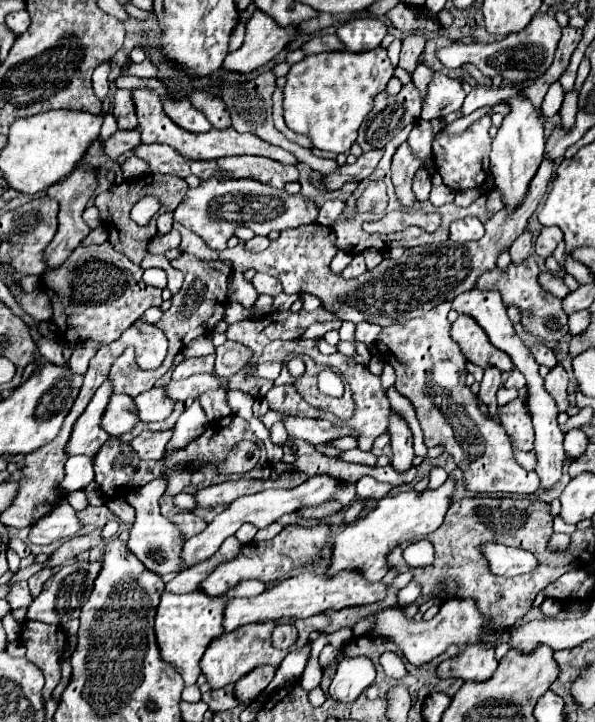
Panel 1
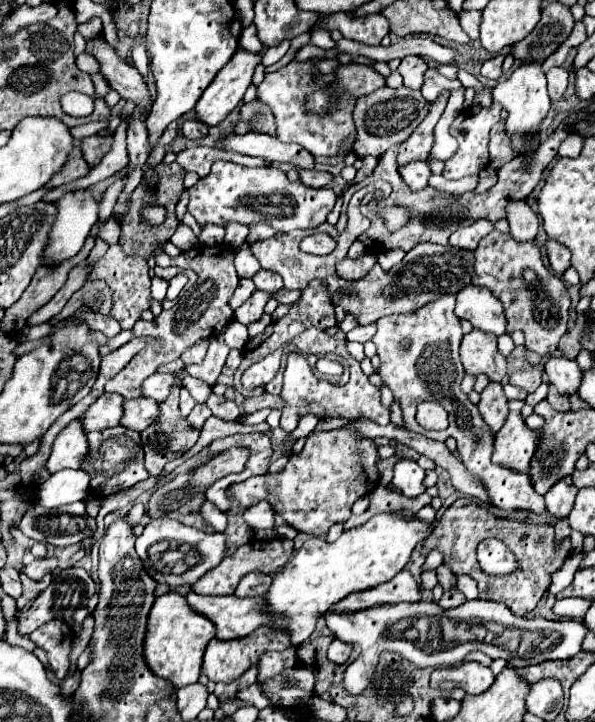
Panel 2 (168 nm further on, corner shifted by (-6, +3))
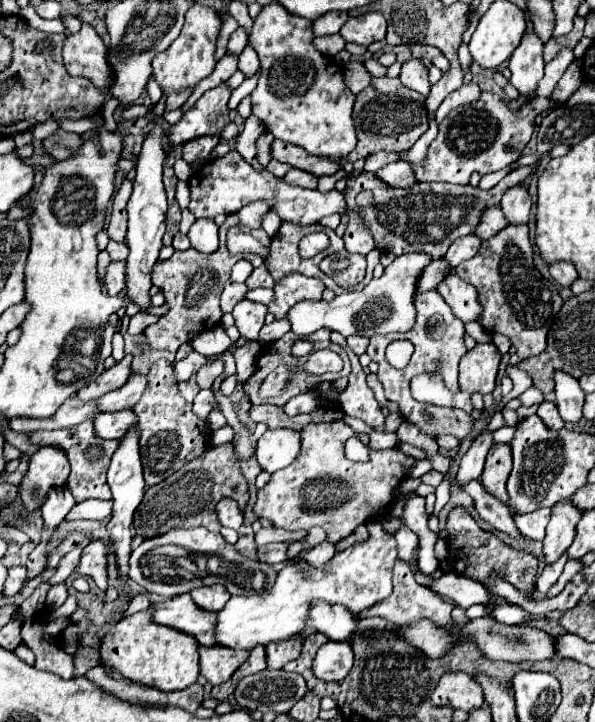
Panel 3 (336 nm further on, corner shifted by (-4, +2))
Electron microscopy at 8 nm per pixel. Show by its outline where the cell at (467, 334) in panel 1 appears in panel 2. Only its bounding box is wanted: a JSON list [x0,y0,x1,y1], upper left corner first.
[460,328,506,382]

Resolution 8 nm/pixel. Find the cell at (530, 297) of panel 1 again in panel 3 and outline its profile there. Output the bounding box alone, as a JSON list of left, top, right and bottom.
[454,225,562,359]

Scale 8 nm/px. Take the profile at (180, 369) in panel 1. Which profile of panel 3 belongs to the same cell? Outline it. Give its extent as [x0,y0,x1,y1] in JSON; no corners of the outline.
[198,359,224,389]

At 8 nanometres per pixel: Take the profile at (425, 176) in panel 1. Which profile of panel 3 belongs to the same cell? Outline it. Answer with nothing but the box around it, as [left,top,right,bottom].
[376,161,416,187]

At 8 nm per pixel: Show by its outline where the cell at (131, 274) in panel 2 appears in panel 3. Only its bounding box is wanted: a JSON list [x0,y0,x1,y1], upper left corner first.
[106,261,126,295]

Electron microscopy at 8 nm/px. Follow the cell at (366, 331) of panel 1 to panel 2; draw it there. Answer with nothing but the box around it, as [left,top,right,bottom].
[346,324,376,344]

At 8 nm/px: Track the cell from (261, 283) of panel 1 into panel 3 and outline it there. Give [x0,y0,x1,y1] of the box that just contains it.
[246,265,274,289]

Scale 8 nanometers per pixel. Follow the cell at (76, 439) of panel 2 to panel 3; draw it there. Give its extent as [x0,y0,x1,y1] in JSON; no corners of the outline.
[20,445,70,513]

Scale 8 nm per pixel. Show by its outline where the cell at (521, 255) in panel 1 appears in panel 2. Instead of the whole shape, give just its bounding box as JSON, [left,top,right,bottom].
[508,200,540,242]

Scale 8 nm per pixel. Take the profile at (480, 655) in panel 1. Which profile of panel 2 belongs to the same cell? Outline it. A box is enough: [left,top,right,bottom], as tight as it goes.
[430,662,494,694]

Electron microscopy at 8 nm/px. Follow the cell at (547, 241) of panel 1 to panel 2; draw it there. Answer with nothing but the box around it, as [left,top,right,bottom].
[546,240,570,274]

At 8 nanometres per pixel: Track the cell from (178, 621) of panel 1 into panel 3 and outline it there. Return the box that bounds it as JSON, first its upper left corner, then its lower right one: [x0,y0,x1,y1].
[100,609,198,691]

